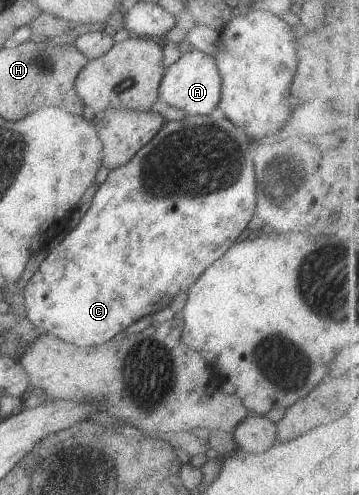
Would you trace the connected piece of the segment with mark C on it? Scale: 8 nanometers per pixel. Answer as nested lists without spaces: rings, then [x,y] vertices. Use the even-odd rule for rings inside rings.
[[[185,115],[182,120],[166,122],[157,135],[149,140],[149,143],[135,152],[127,164],[110,170],[103,184],[97,187],[89,209],[83,214],[79,224],[55,248],[47,250],[47,257],[23,289],[26,318],[39,332],[72,343],[75,347],[87,348],[103,344],[117,332],[125,330],[131,322],[144,316],[151,317],[152,314],[170,306],[175,296],[183,290],[188,290],[189,286],[192,286],[193,282],[196,282],[198,277],[236,242],[235,240],[255,213],[255,178],[253,178],[251,158],[247,154],[249,140],[241,129],[236,128],[225,118],[221,122],[214,122],[208,115]]]

